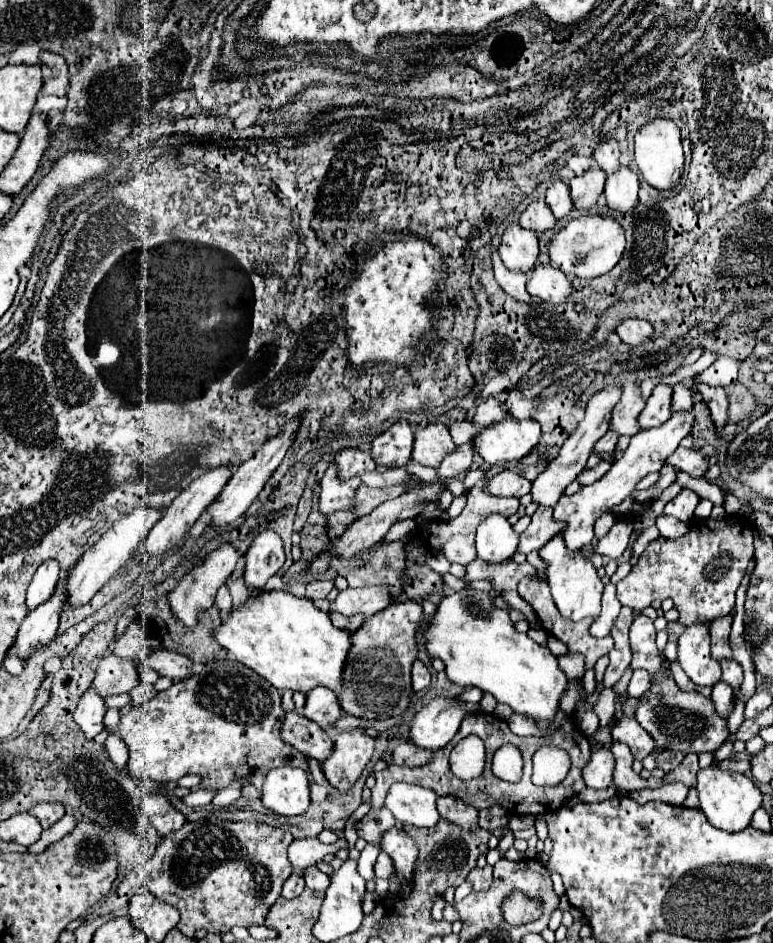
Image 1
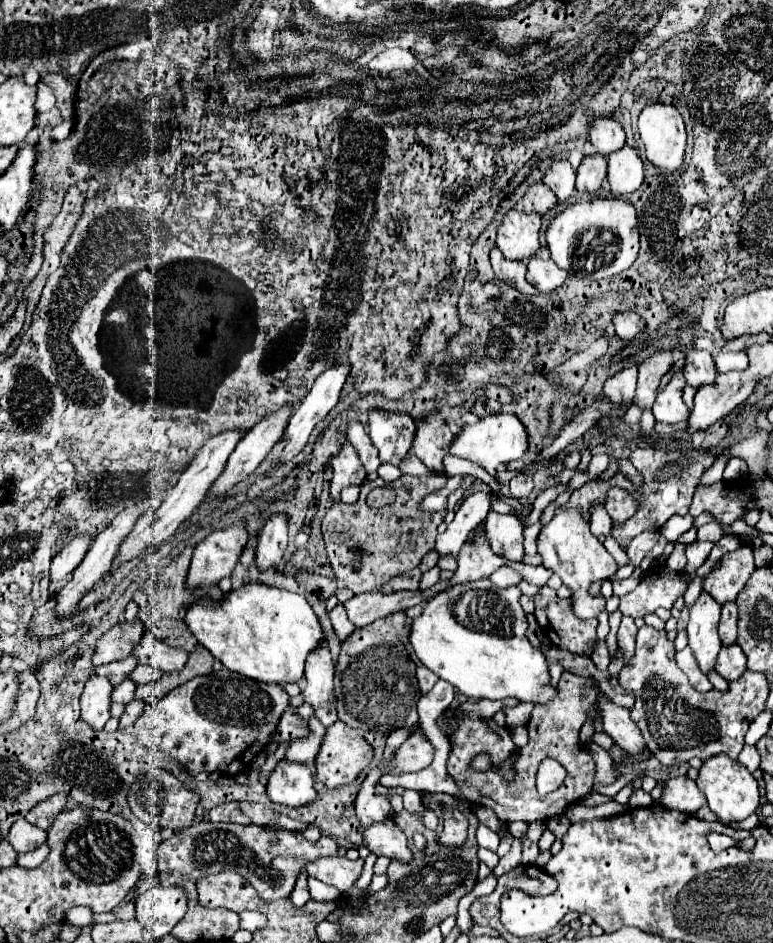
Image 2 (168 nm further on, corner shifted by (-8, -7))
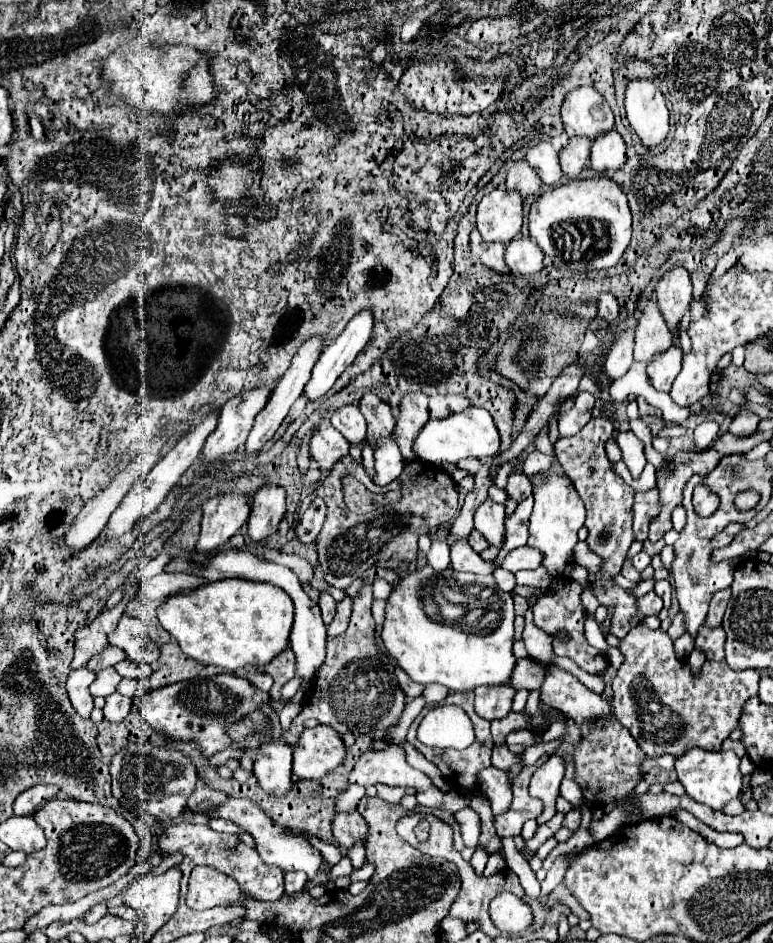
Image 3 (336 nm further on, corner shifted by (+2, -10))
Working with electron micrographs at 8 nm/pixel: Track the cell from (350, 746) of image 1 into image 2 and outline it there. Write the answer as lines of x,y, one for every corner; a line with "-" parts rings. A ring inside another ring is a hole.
336,722
332,726
326,728
322,746
316,754
316,778
324,784
324,786
344,786
348,782
354,782
354,778
370,764
372,760
372,746
350,726
346,726
344,722

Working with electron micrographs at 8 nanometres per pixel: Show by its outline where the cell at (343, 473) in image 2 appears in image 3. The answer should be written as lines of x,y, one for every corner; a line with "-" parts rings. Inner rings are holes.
320,427
314,431
310,439
310,455
318,461
320,471
330,473
332,465
340,461
340,457
346,457
350,451
350,443
332,427

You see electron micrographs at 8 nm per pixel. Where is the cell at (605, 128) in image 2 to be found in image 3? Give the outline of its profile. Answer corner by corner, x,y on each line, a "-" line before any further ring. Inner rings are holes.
578,87
566,95
562,121
576,137
598,137
614,129
614,113
606,99
592,87

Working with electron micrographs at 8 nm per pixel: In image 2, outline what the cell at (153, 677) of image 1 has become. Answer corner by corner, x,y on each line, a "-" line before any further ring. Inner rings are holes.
138,664
138,666
130,672
130,678
132,678
136,684
156,682
160,676
162,676
162,672
160,672
158,668
152,668
152,666
142,666
142,664

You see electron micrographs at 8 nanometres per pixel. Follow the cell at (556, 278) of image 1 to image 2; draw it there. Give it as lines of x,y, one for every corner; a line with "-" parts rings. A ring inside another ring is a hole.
536,254
536,256
532,256
532,258
528,260
526,280
528,280
530,284
534,284
534,286
536,286
540,292
544,292
544,294
548,294
548,292
560,288
560,286
564,284
566,276
568,276
568,272
562,270
562,268
558,268
550,258
544,260
544,258
540,258
540,256

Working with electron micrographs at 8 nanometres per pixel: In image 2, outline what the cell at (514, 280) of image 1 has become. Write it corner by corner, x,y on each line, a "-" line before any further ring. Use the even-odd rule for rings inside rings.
498,248
490,250
490,262
492,268
496,272
496,276
504,282
508,282
510,286
514,286
516,290
520,290
522,294
536,294
538,290
526,282
526,264
524,262
514,262
514,260
506,260
502,256
502,252

